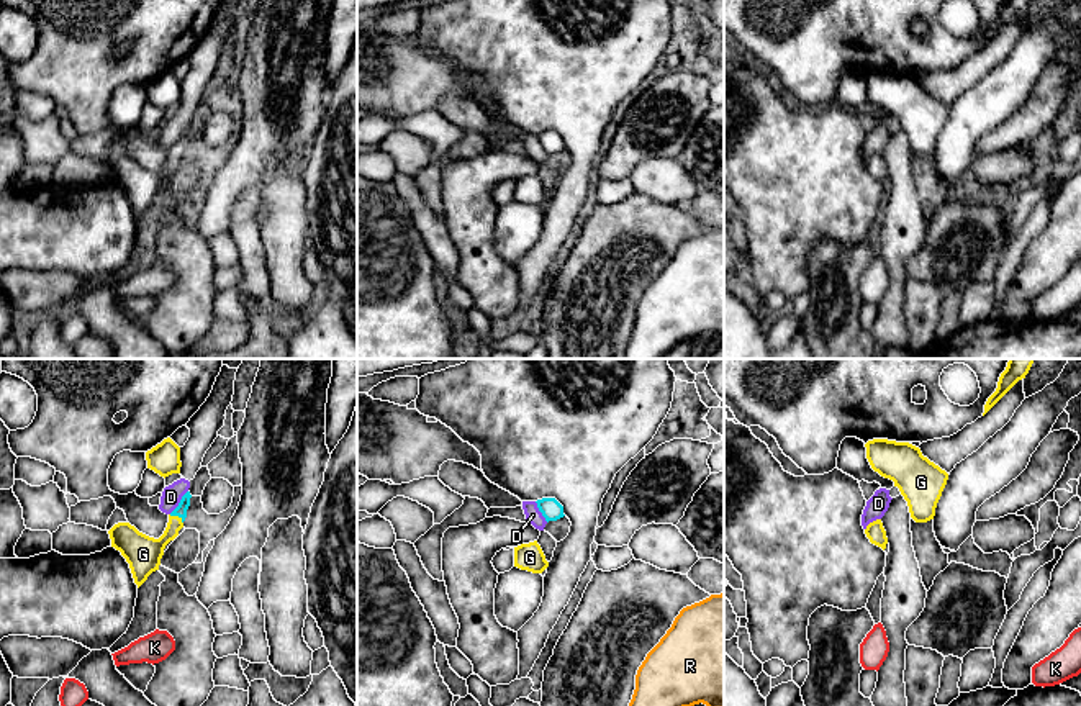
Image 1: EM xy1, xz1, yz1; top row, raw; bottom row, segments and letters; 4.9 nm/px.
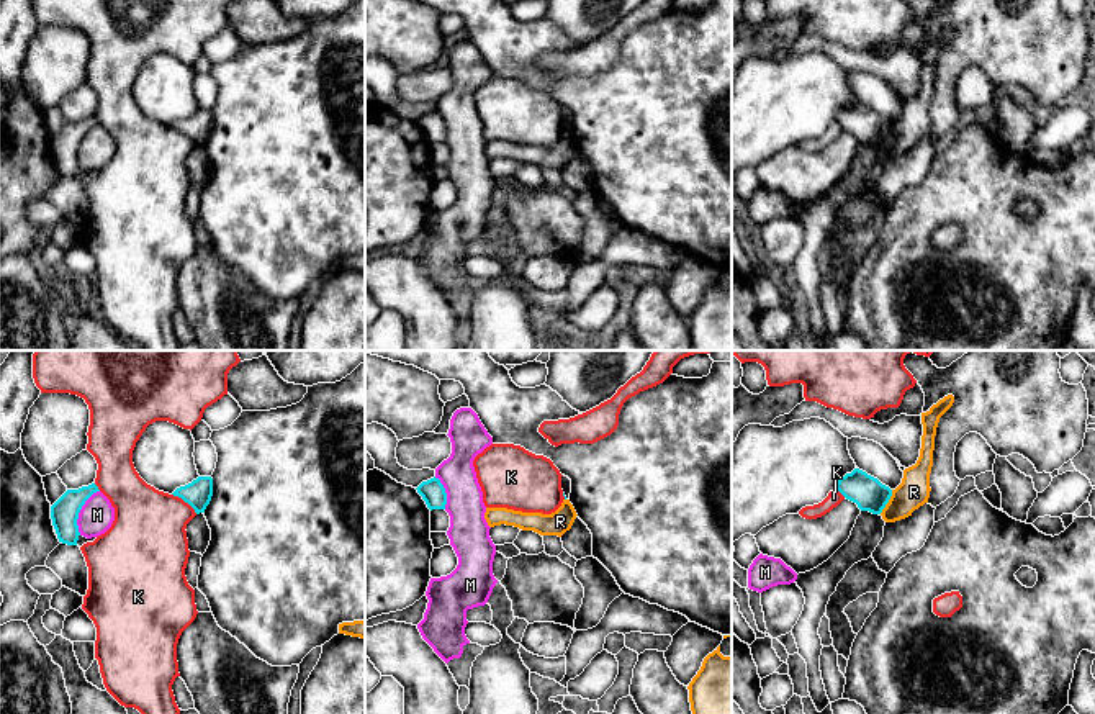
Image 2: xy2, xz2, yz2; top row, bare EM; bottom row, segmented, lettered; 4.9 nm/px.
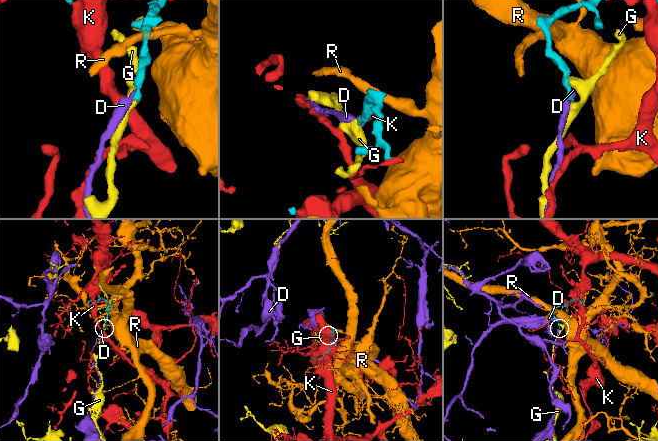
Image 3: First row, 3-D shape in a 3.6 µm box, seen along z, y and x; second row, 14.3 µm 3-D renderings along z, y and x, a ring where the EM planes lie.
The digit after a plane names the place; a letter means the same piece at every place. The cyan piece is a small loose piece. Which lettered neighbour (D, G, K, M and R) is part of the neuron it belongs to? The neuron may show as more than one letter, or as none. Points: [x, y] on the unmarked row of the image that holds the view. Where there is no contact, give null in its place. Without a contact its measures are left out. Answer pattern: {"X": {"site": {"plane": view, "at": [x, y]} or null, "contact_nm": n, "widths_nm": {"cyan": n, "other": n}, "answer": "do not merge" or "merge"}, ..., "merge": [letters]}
{"D": {"site": {"plane": "xy1", "at": [180, 135]}, "contact_nm": 150, "widths_nm": {"cyan": 60, "other": 100}, "answer": "do not merge"}, "G": {"site": {"plane": "xy1", "at": [177, 148]}, "contact_nm": 80, "widths_nm": {"cyan": 60, "other": 170}, "answer": "merge"}, "K": {"site": {"plane": "xy2", "at": [185, 135]}, "contact_nm": 160, "widths_nm": {"cyan": 130, "other": 380}, "answer": "do not merge"}, "M": {"site": {"plane": "xy2", "at": [79, 144]}, "contact_nm": 240, "widths_nm": {"cyan": 140, "other": 170}, "answer": "do not merge"}, "R": {"site": {"plane": "yz2", "at": [887, 135]}, "contact_nm": 140, "widths_nm": {"cyan": 160, "other": 160}, "answer": "do not merge"}, "merge": ["G"]}

